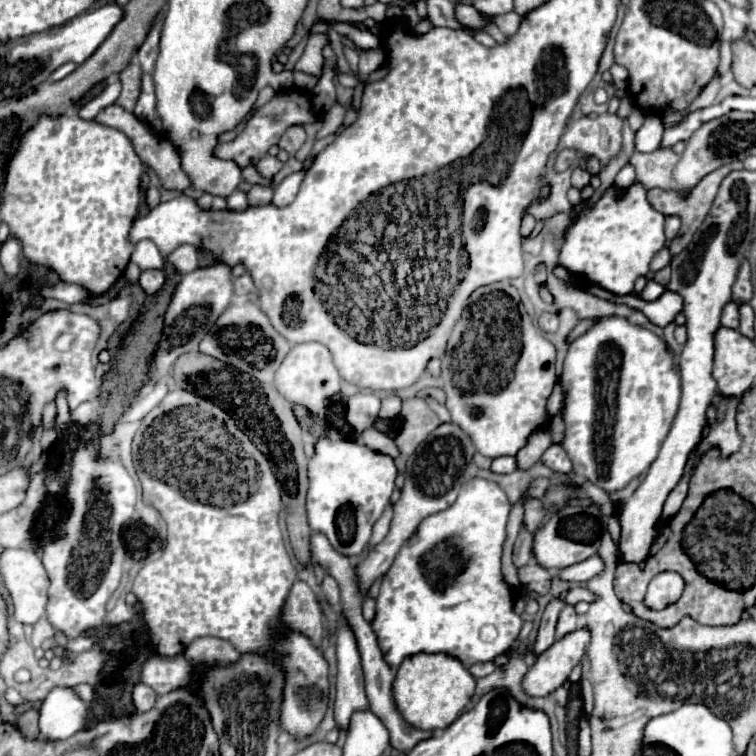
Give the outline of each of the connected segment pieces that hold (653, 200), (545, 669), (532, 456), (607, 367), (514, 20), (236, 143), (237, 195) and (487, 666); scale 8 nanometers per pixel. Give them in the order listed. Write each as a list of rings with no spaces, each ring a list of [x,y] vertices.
[[[738,162],[738,164],[726,164],[726,168],[718,168],[718,170],[710,172],[710,174],[706,174],[706,176],[704,176],[696,186],[692,186],[686,194],[680,194],[678,190],[662,190],[662,188],[652,188],[652,190],[648,192],[648,200],[650,200],[650,204],[652,204],[658,212],[662,212],[664,216],[676,214],[676,216],[680,216],[680,220],[682,220],[682,228],[680,228],[678,236],[672,240],[672,256],[680,254],[680,252],[692,242],[692,236],[696,234],[696,230],[698,230],[700,224],[704,222],[706,214],[710,212],[712,200],[714,200],[714,196],[716,196],[716,192],[718,192],[718,186],[720,186],[722,178],[726,176],[726,172],[730,172],[730,170],[740,170],[740,168],[742,168],[742,162]]]
[[[588,628],[574,630],[574,632],[566,634],[566,636],[562,636],[560,640],[556,640],[542,656],[536,658],[534,666],[530,668],[530,672],[526,674],[526,678],[522,682],[524,690],[530,696],[546,696],[546,694],[552,694],[560,684],[564,684],[568,680],[568,676],[574,670],[574,666],[580,664],[580,660],[582,660],[588,644],[590,644],[590,630]]]
[[[542,428],[542,432],[534,432],[534,436],[530,436],[528,444],[516,454],[516,464],[520,470],[528,470],[532,468],[544,454],[544,450],[552,444],[550,432],[548,428]]]
[[[620,316],[598,318],[588,334],[570,344],[560,382],[564,388],[562,410],[566,422],[562,446],[568,452],[578,478],[588,478],[598,488],[610,492],[626,486],[654,462],[678,412],[682,394],[680,374],[674,368],[674,356],[656,334],[630,324]]]
[[[514,11],[503,15],[487,15],[482,13],[482,16],[490,18],[506,36],[514,35],[522,21],[522,17]]]
[[[304,90],[298,92],[278,92],[268,104],[264,104],[262,108],[258,108],[254,112],[254,116],[248,120],[246,128],[242,130],[242,134],[226,144],[218,144],[216,146],[216,156],[224,158],[224,160],[232,160],[236,162],[240,168],[246,166],[256,166],[266,154],[268,150],[278,144],[282,132],[286,132],[286,128],[294,126],[294,124],[306,124],[306,122],[314,122],[316,116],[310,112],[310,96]]]
[[[236,190],[234,194],[230,194],[230,196],[226,198],[226,202],[228,202],[228,208],[230,208],[230,210],[246,210],[246,208],[248,208],[246,194],[240,192],[240,190]]]
[[[478,662],[478,664],[470,666],[470,674],[472,674],[474,678],[488,676],[492,670],[494,670],[494,662]]]

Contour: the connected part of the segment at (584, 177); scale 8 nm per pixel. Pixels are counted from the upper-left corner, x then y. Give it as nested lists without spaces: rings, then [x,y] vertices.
[[[574,168],[574,170],[572,170],[572,186],[576,186],[576,188],[580,190],[580,188],[584,188],[588,182],[590,182],[588,170],[584,170],[584,168]]]

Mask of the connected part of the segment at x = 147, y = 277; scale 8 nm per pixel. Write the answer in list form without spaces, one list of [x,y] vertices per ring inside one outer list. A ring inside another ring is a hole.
[[[146,270],[140,276],[140,286],[146,294],[156,294],[164,284],[164,272],[162,270]]]

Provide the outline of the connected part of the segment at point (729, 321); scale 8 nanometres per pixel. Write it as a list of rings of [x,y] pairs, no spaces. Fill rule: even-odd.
[[[730,300],[722,310],[722,326],[738,328],[738,304],[734,300]]]

